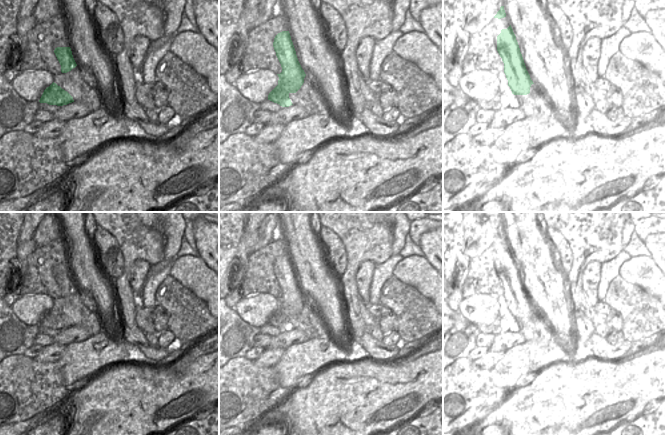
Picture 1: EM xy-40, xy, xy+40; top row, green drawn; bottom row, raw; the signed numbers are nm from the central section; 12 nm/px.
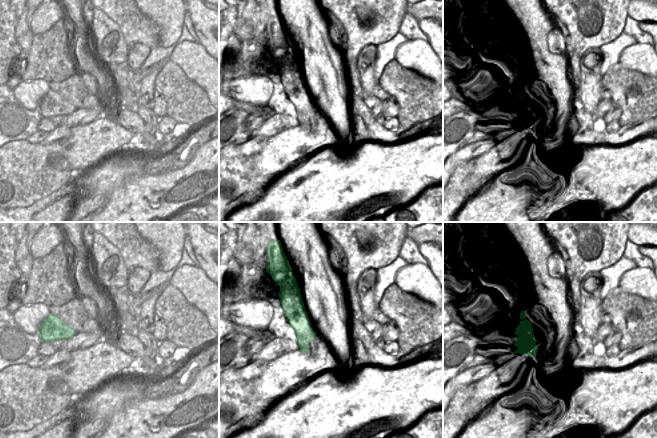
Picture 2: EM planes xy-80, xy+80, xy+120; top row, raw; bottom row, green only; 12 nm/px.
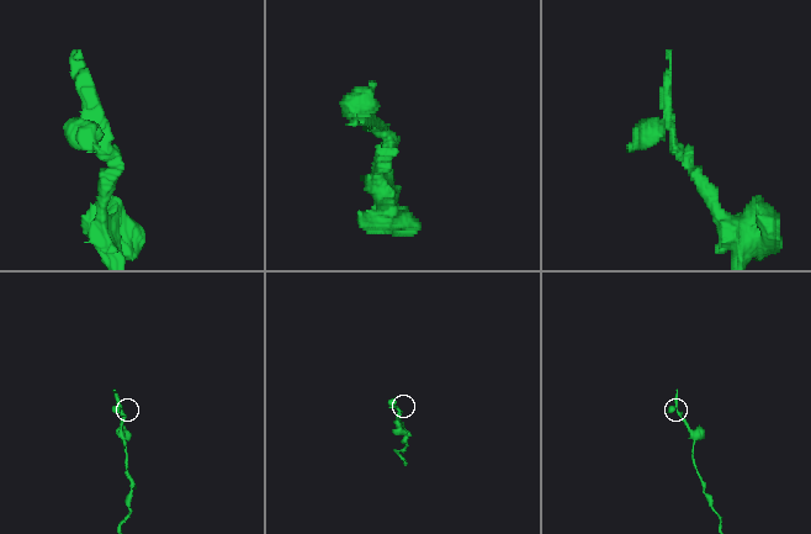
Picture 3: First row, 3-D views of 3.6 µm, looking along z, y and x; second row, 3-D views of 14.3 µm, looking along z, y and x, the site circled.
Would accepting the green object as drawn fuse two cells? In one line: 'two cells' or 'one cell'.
two cells

